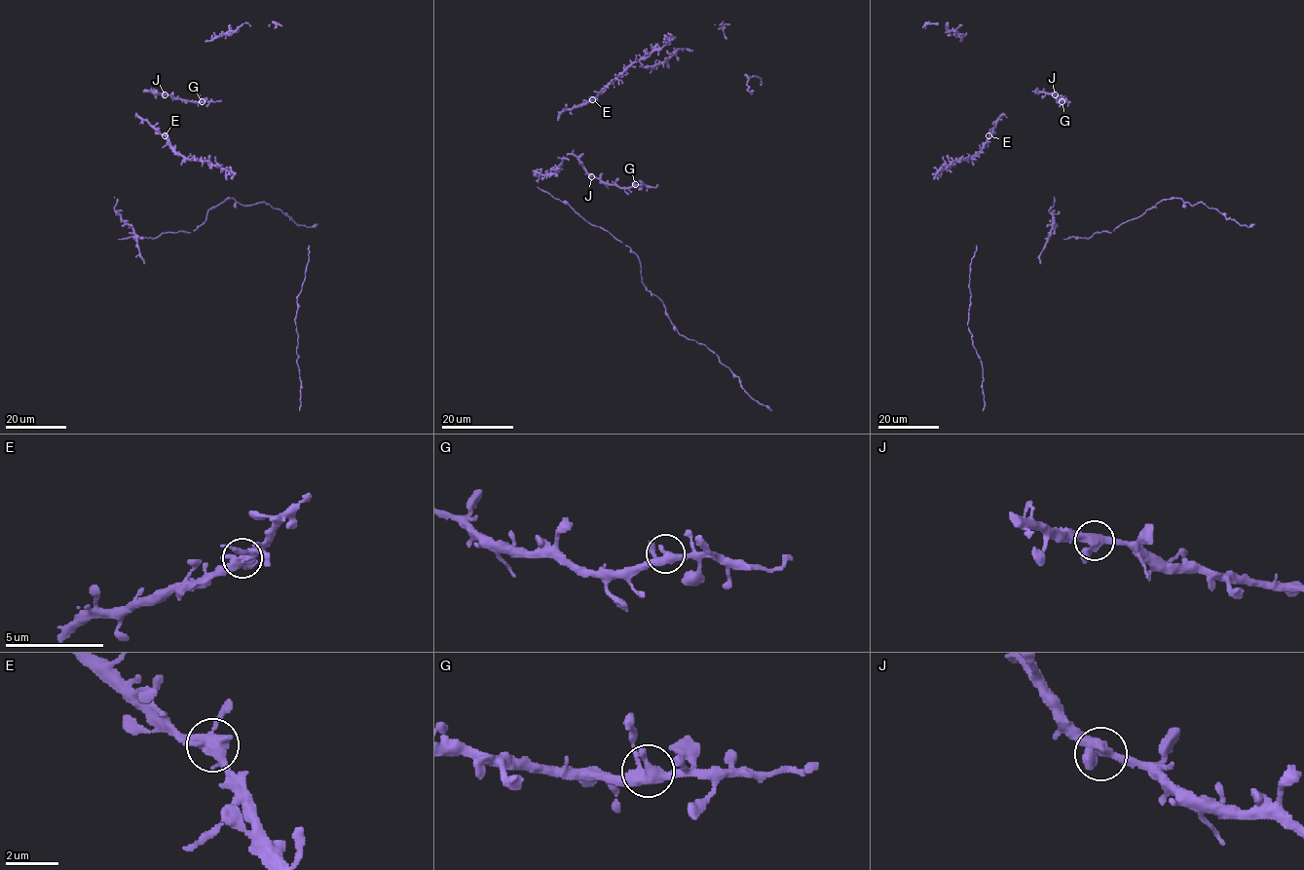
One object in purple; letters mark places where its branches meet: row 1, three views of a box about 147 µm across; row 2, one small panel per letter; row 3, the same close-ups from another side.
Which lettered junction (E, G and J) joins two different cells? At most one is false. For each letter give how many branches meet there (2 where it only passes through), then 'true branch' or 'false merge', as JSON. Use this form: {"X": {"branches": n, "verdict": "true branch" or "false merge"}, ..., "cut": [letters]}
{"E": {"branches": 3, "verdict": "true branch"}, "G": {"branches": 3, "verdict": "true branch"}, "J": {"branches": 3, "verdict": "true branch"}, "cut": []}

